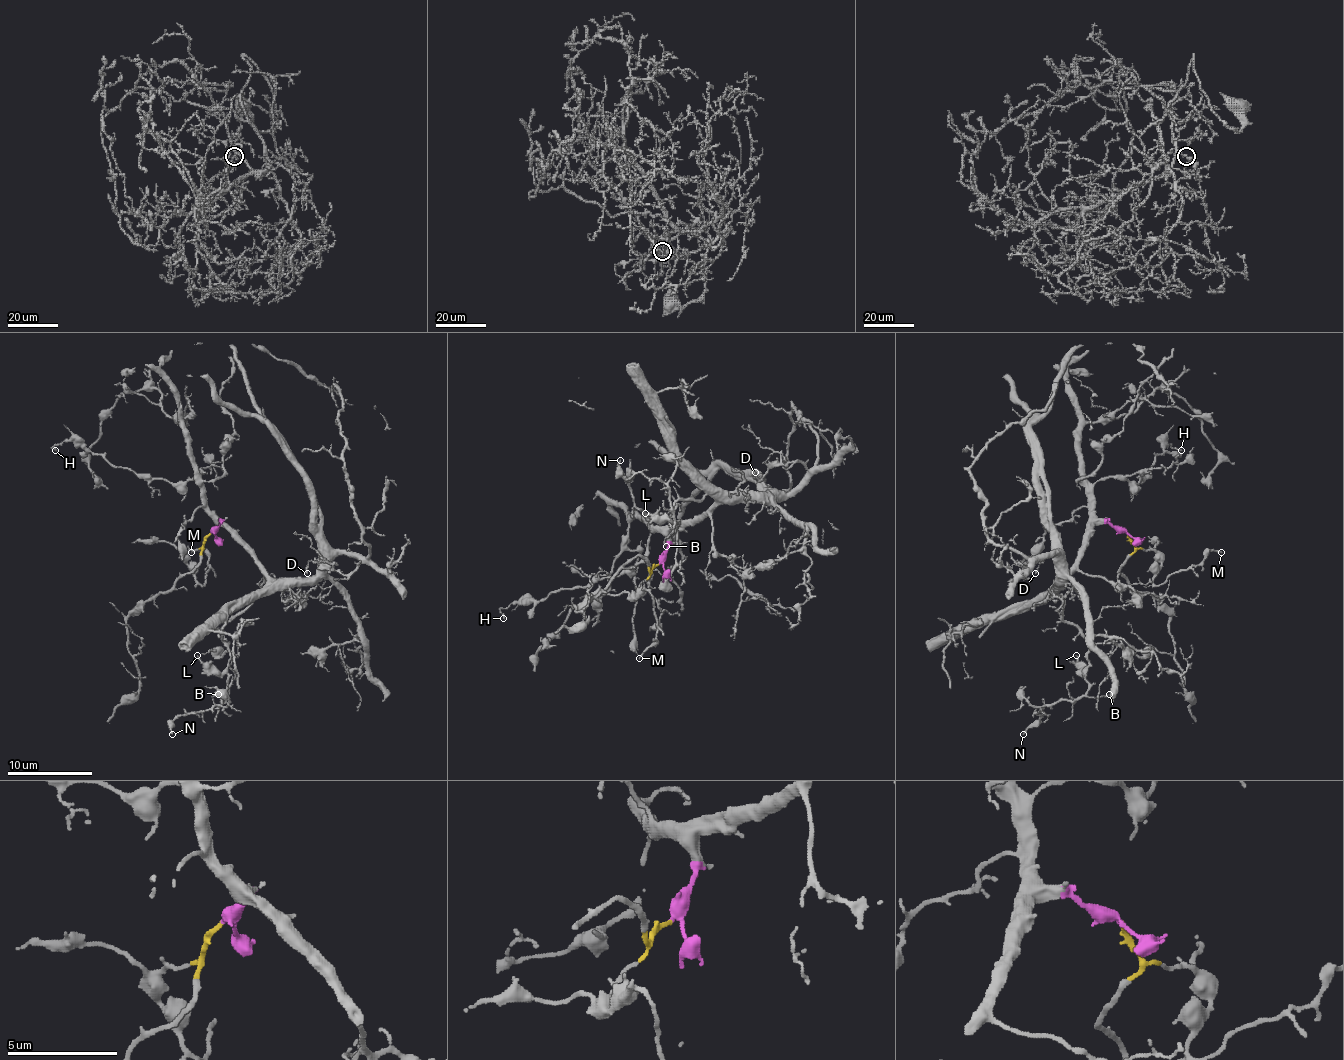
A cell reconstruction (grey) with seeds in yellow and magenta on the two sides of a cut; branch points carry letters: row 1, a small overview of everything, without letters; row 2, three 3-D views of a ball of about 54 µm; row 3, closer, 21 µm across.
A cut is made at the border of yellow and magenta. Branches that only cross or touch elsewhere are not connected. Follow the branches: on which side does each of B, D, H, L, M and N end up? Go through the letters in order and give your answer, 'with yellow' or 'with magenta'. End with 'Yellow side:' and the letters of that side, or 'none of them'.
B: with magenta
D: with magenta
H: with magenta
L: with magenta
M: with yellow
N: with magenta
Yellow side: M

